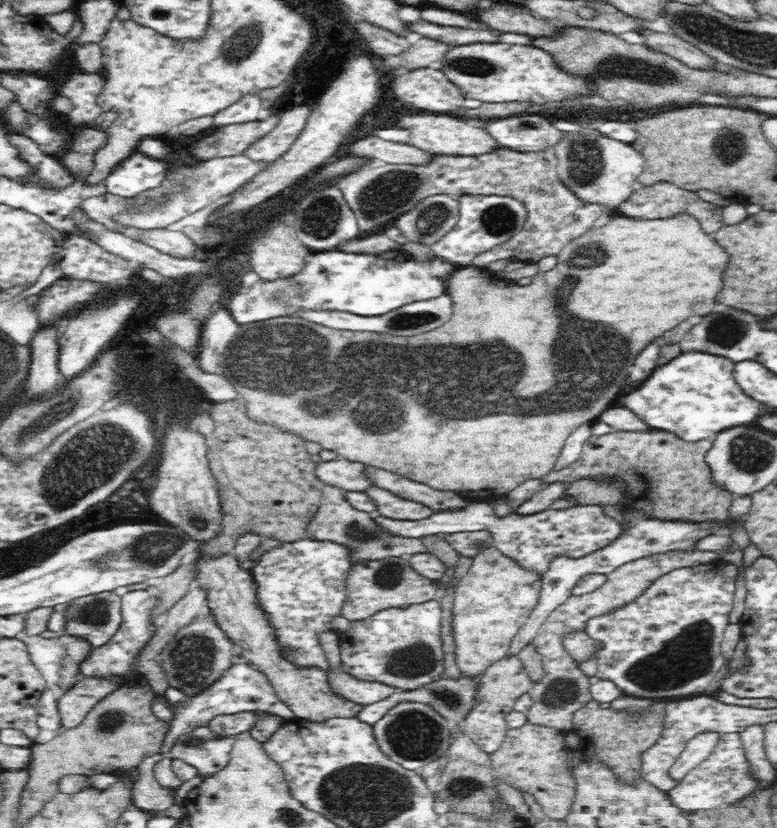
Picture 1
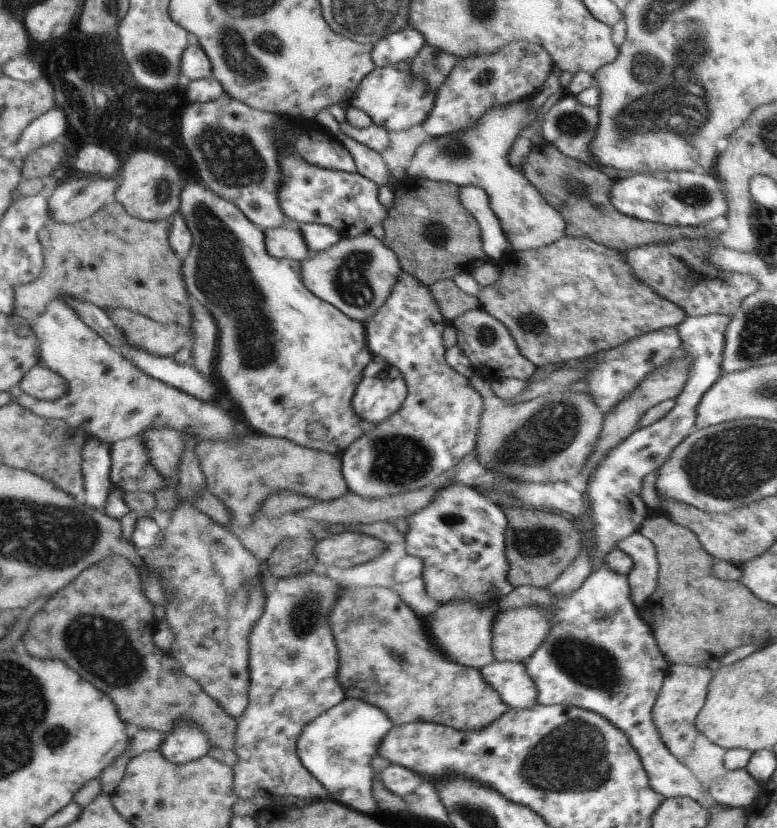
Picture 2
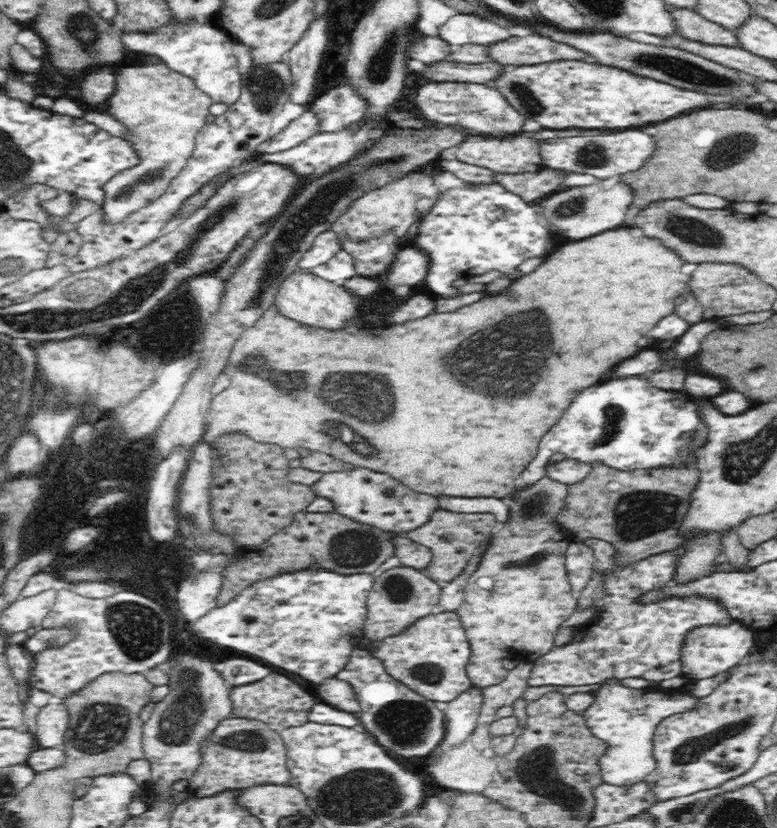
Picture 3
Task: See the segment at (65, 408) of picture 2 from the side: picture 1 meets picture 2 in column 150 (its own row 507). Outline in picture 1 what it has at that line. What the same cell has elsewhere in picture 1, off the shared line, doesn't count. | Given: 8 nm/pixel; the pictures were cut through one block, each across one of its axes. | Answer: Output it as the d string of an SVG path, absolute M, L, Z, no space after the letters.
M371 484L363 491L372 500L374 513L378 517L398 521L420 521L432 516L432 510L428 506L412 499L400 498L386 489Z

